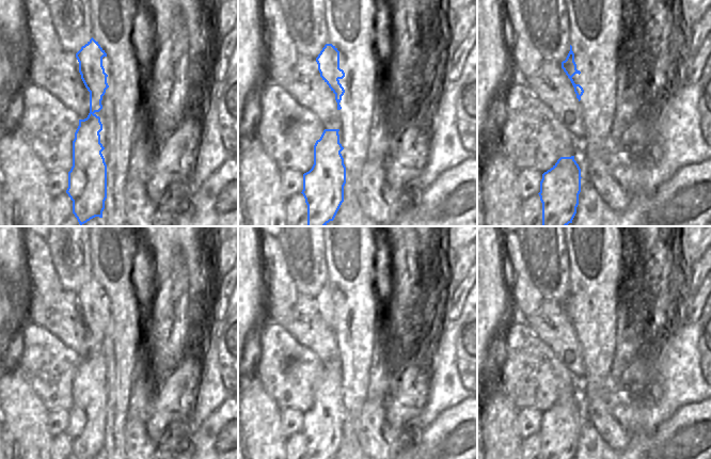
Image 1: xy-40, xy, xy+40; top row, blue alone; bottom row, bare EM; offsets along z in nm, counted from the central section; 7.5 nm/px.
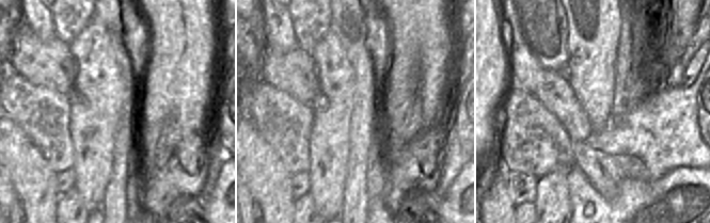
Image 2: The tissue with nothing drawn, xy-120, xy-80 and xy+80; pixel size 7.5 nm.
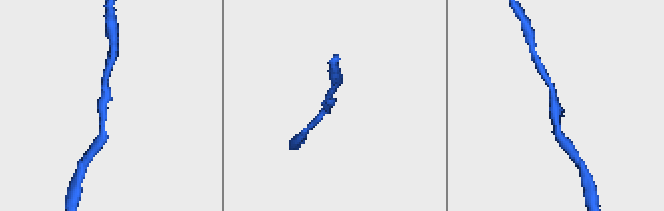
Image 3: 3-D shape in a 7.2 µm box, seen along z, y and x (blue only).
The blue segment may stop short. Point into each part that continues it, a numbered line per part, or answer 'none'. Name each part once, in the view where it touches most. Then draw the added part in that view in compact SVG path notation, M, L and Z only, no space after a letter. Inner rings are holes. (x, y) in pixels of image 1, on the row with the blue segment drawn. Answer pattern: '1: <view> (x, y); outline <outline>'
none

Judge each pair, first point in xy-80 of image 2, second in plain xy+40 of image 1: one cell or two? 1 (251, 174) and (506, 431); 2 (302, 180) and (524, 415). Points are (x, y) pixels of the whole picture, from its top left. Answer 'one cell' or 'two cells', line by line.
1: two cells
2: one cell

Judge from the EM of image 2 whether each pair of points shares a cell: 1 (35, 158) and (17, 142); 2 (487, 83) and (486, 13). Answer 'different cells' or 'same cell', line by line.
1: same cell
2: same cell

